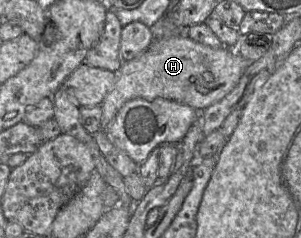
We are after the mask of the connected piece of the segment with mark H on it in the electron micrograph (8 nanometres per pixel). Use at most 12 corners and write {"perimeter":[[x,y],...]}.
{"perimeter":[[185,34],[123,62],[101,104],[105,132],[121,107],[164,98],[203,111],[249,63]]}

